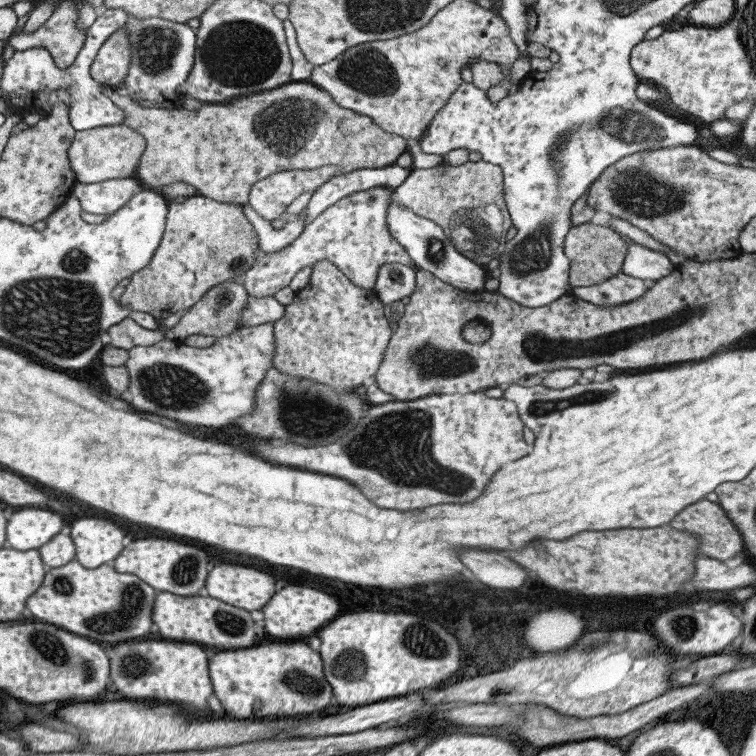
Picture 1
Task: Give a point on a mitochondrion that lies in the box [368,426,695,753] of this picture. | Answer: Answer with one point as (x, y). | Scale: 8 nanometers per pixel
(419, 640)

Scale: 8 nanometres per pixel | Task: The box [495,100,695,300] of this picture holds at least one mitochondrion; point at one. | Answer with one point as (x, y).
(638, 192)

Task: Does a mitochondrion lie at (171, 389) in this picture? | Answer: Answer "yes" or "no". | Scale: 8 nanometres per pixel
yes

